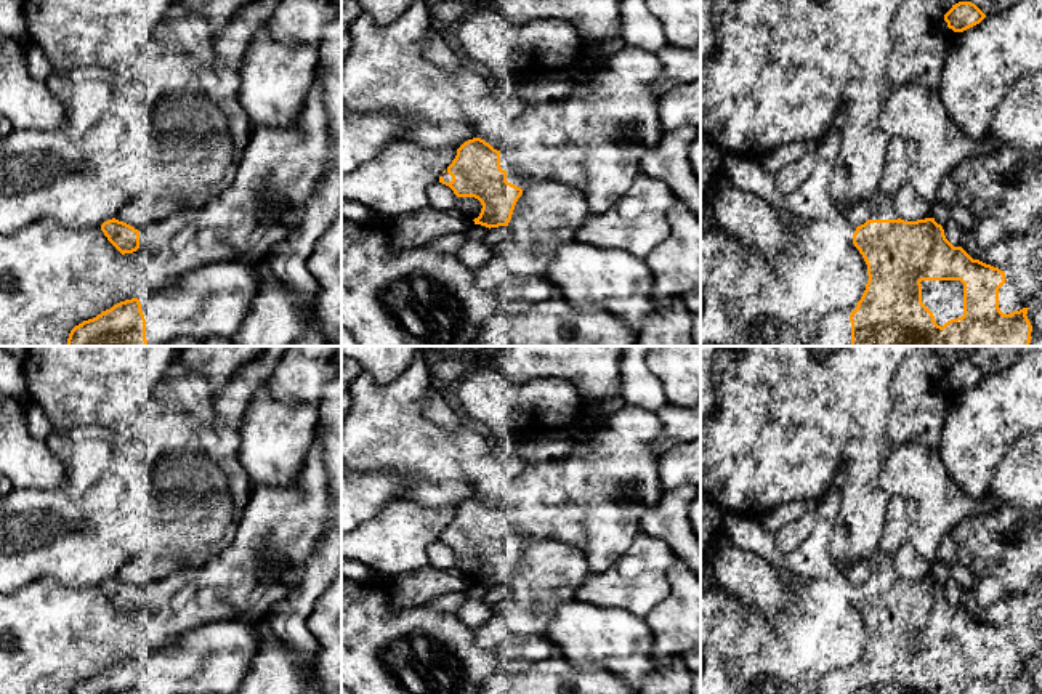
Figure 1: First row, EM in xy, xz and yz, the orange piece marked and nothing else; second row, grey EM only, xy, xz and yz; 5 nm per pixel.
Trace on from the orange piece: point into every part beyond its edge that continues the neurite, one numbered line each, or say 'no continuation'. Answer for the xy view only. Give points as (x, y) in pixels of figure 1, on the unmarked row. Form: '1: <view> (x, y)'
no continuation

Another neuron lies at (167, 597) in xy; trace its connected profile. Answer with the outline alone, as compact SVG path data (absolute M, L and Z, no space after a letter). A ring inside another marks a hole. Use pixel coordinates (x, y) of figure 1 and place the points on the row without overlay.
M316 430L297 486L252 486L231 543L205 564L189 566L160 582L141 585L146 591L136 614L141 640L162 640L170 646L188 630L205 623L237 620L255 625L287 596L301 579L306 559L317 548L330 519L322 449L324 433Z

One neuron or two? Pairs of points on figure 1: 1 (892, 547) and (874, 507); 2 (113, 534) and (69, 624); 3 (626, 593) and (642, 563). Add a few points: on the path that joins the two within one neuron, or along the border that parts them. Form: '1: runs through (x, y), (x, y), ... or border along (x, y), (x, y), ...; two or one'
1: border along (890, 497), (884, 536), (879, 545); two
2: border along (50, 577), (68, 587), (100, 587); two
3: runs through (632, 585), (642, 571); one

